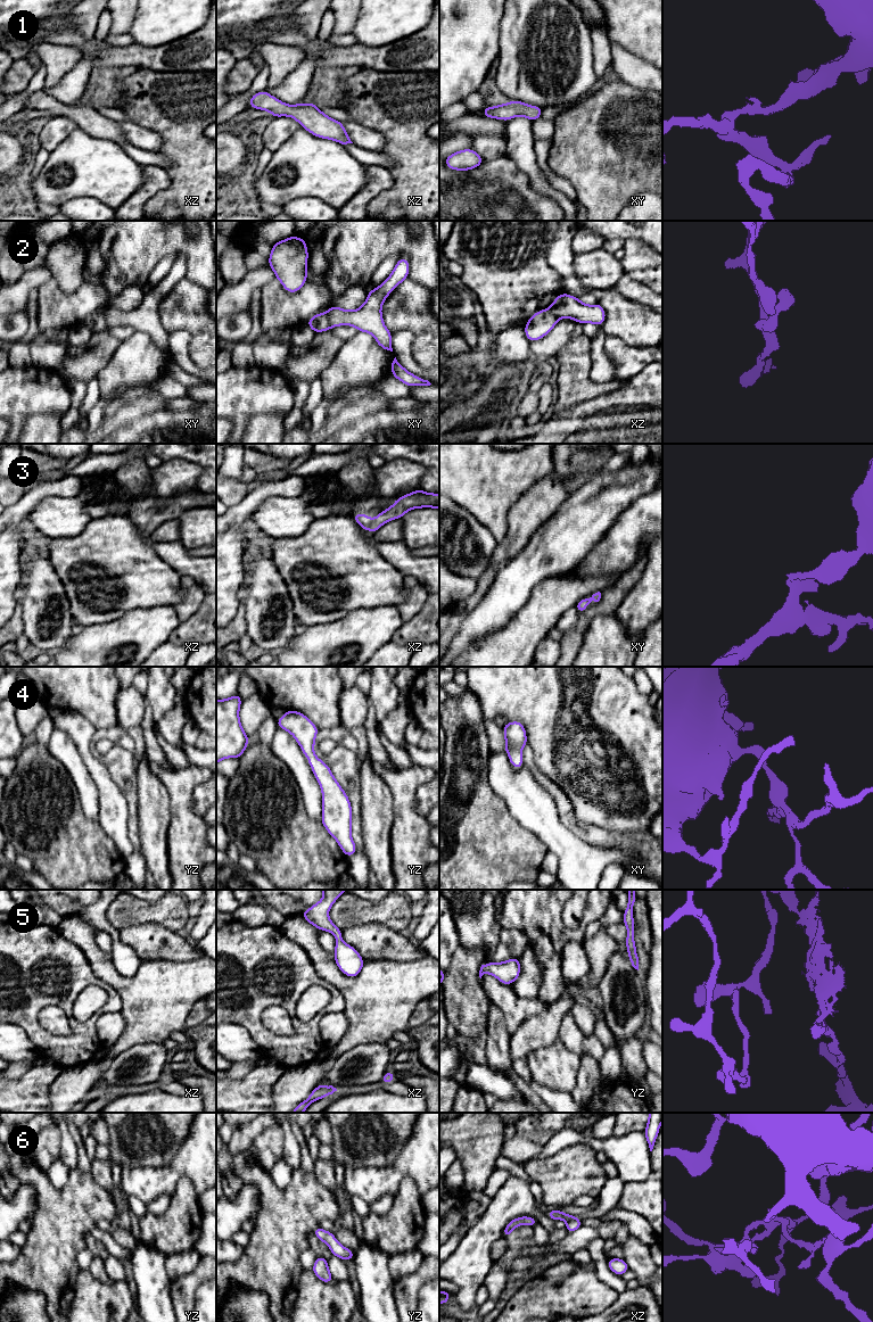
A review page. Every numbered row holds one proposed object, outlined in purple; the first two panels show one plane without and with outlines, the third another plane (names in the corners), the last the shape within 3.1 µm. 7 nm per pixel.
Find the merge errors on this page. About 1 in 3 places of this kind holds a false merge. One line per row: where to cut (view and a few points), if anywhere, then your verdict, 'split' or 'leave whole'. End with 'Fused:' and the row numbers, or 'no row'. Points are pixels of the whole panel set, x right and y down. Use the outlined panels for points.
1: no cut; leave whole
2: cut in xy along (327, 311), (331, 327); split
3: no cut; leave whole
4: no cut; leave whole
5: no cut; leave whole
6: no cut; leave whole
Fused: 2

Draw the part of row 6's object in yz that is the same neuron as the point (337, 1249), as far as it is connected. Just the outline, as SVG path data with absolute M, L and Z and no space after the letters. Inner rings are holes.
M319 1225L313 1230L315 1237L328 1245L332 1255L337 1256L338 1258L346 1261L346 1259L354 1259L354 1251L347 1249L346 1247L341 1246L337 1239L335 1238L333 1233L330 1231L324 1231Z

